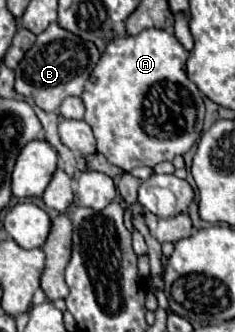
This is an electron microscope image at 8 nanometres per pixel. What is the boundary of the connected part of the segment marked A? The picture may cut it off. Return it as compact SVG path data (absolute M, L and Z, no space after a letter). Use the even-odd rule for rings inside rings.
M147 29L133 37L113 39L107 45L85 83L81 99L85 103L85 123L93 129L97 139L97 153L105 155L109 163L123 171L133 171L141 165L155 167L161 161L173 161L177 155L187 153L199 139L205 105L201 91L185 75L187 57L189 51L181 47L175 35L169 35L163 29Z

